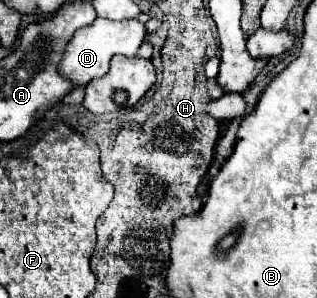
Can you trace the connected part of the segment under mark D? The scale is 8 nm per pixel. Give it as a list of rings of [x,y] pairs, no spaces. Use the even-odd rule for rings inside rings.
[[[96,17],[94,23],[78,29],[72,39],[70,45],[64,51],[62,63],[60,63],[60,75],[64,79],[70,79],[74,83],[74,87],[82,87],[88,85],[94,79],[100,79],[108,73],[110,67],[110,59],[118,53],[118,55],[126,55],[126,57],[134,57],[138,47],[144,41],[144,23],[128,19],[128,21],[110,21],[110,19],[102,19]]]

